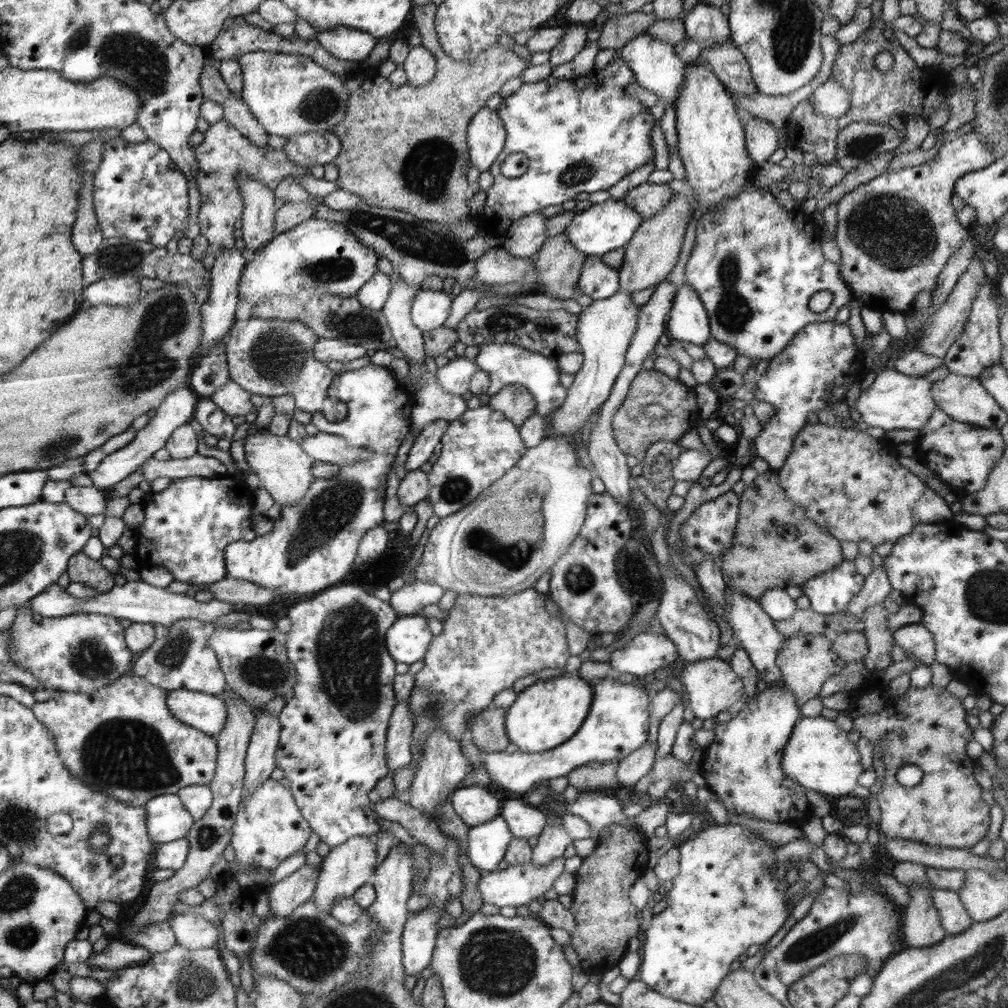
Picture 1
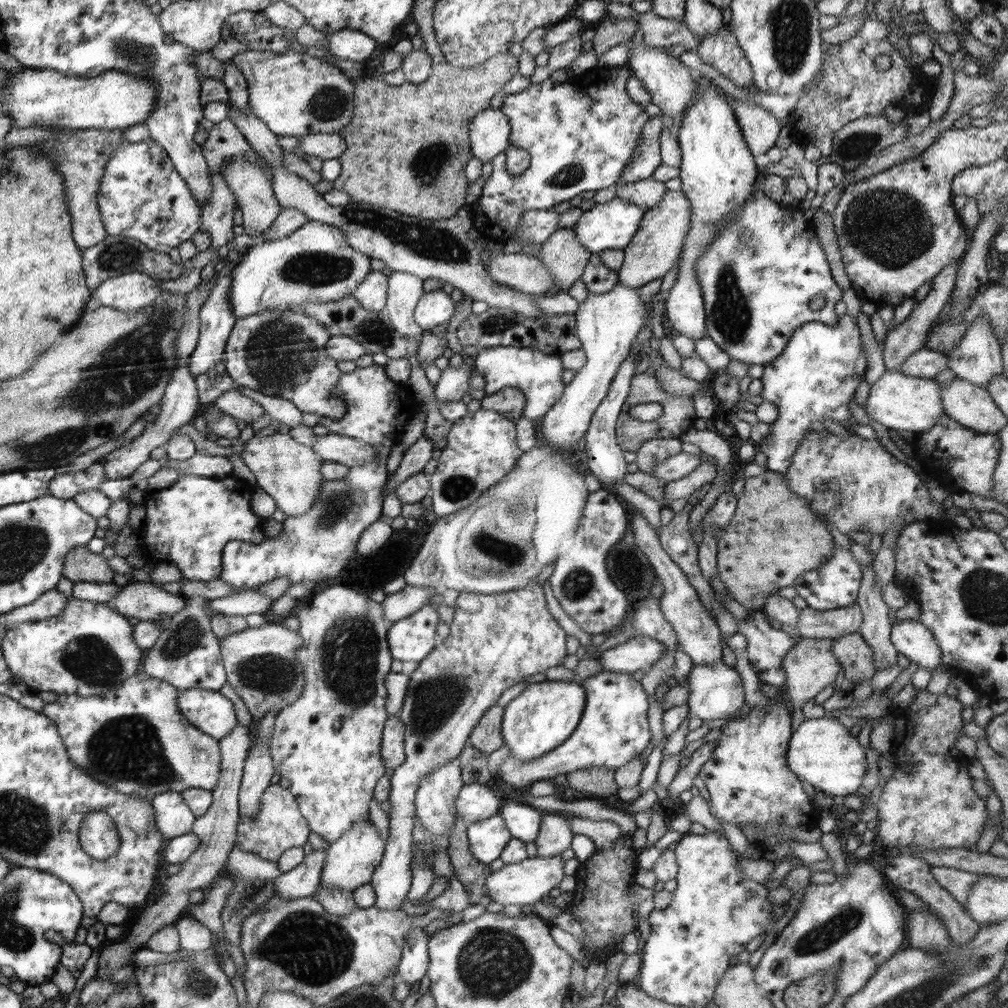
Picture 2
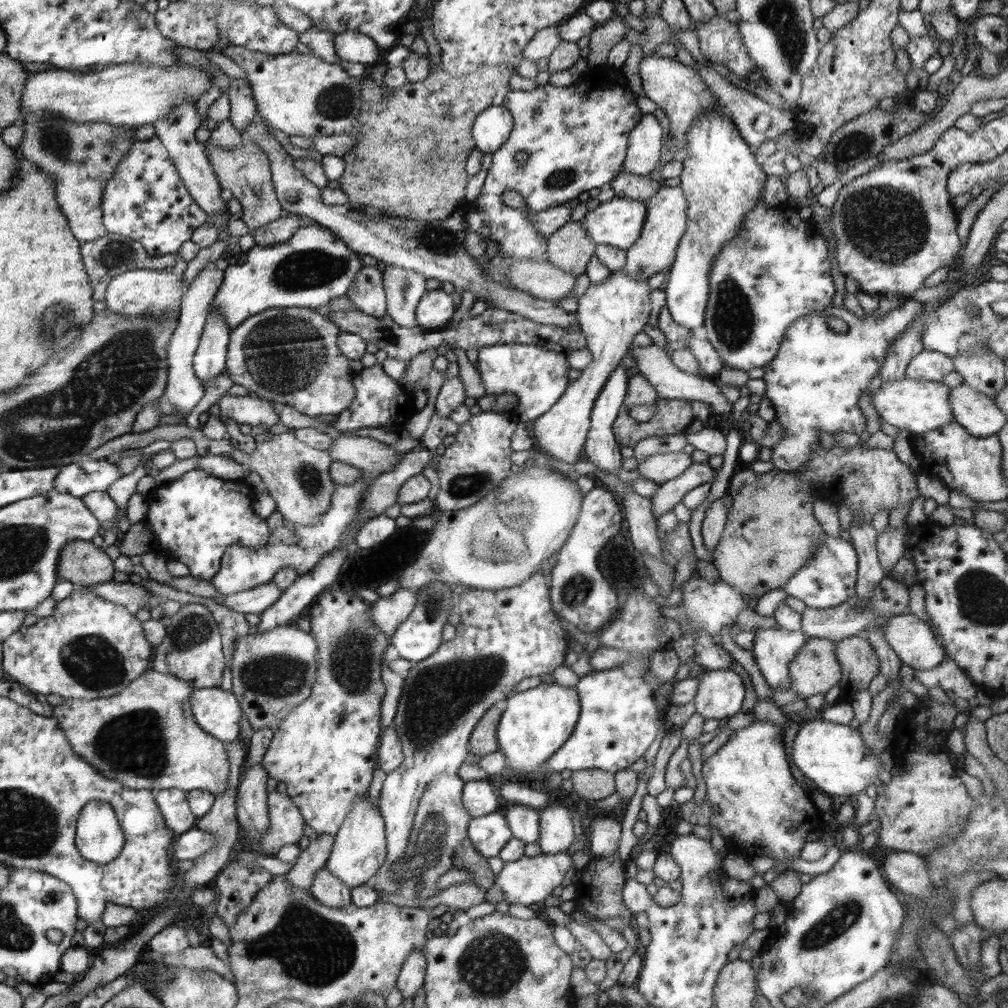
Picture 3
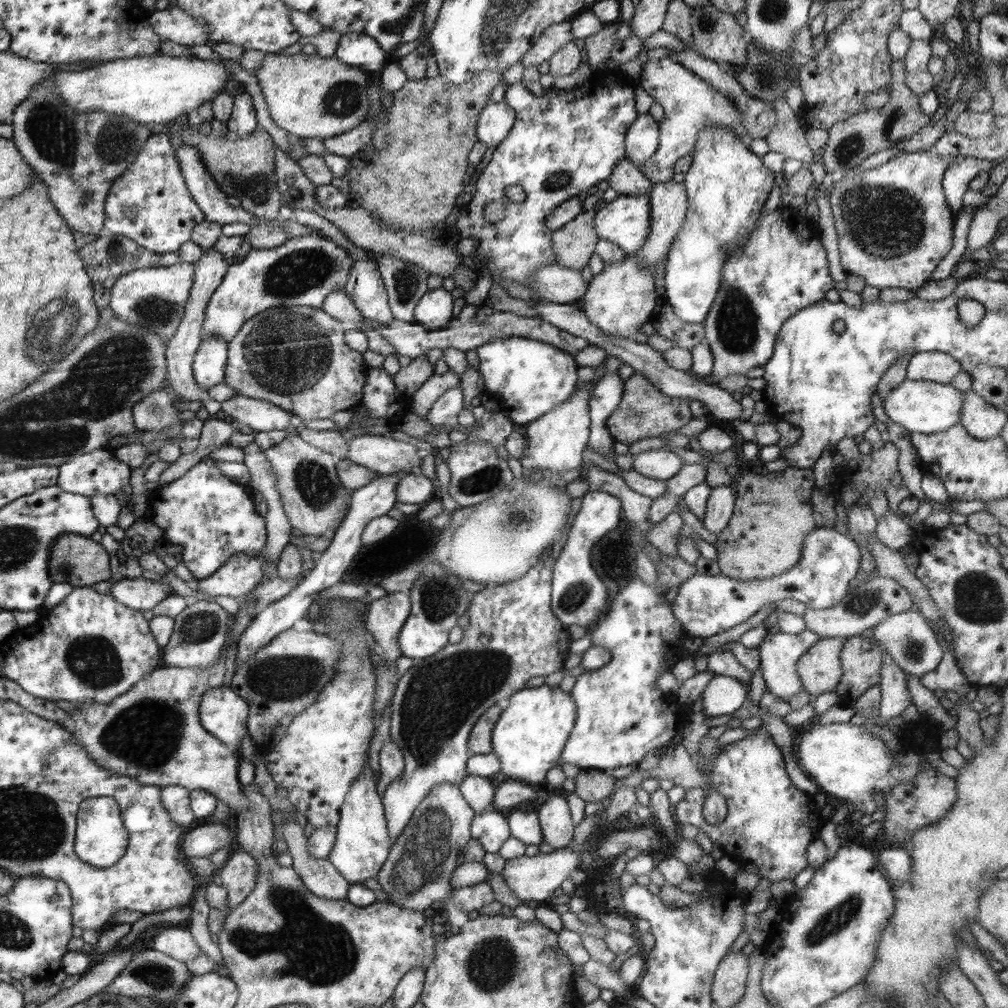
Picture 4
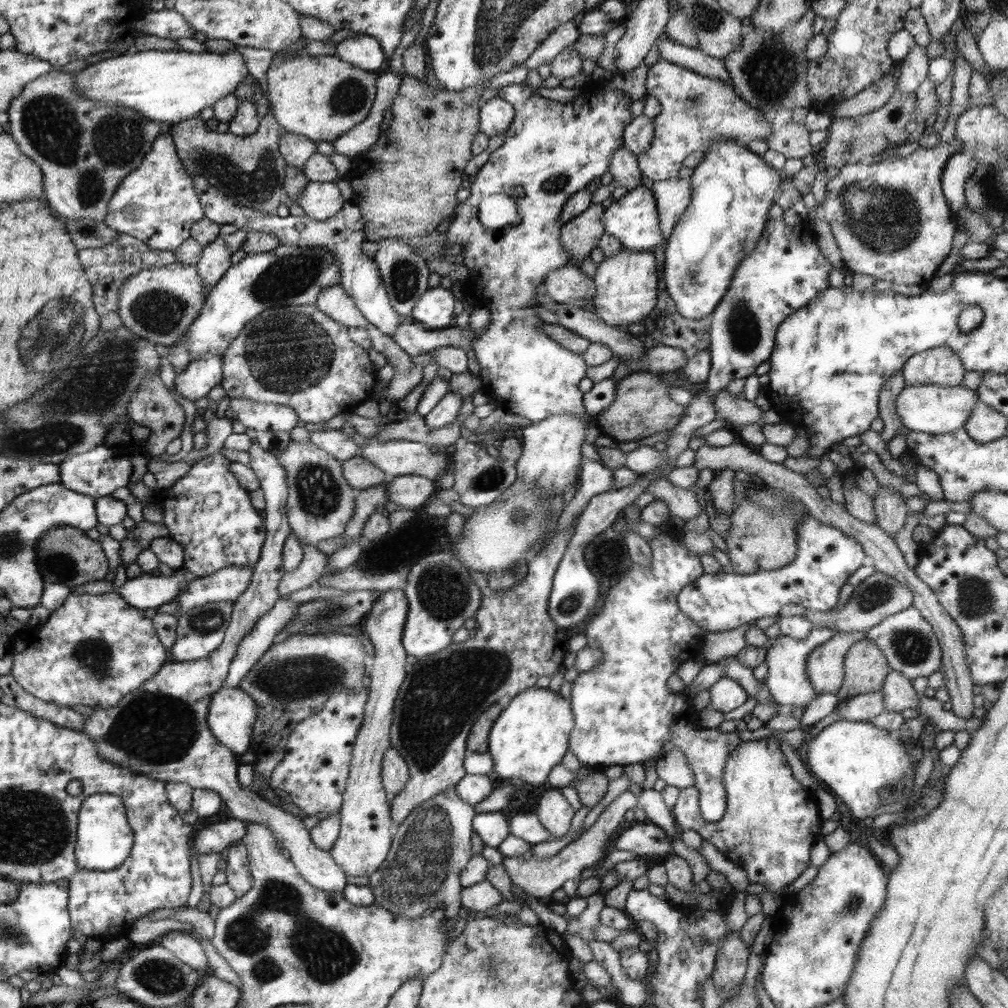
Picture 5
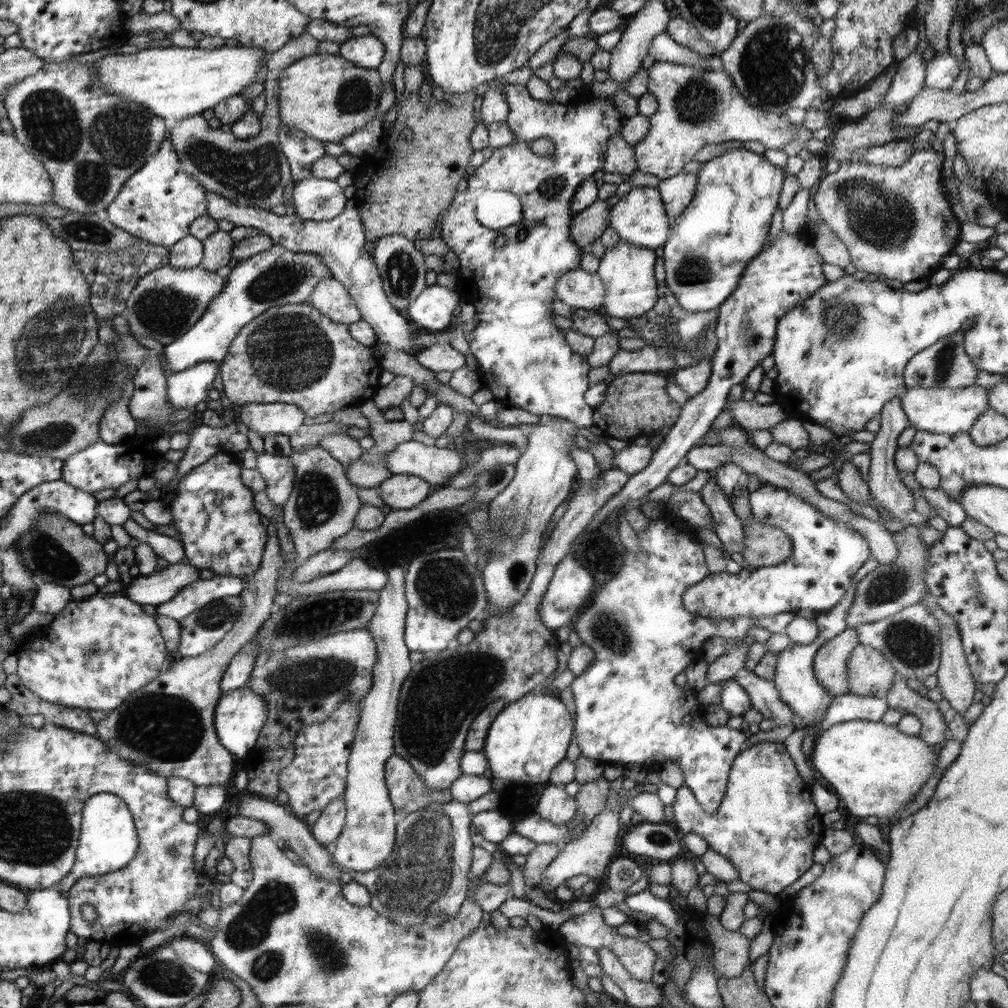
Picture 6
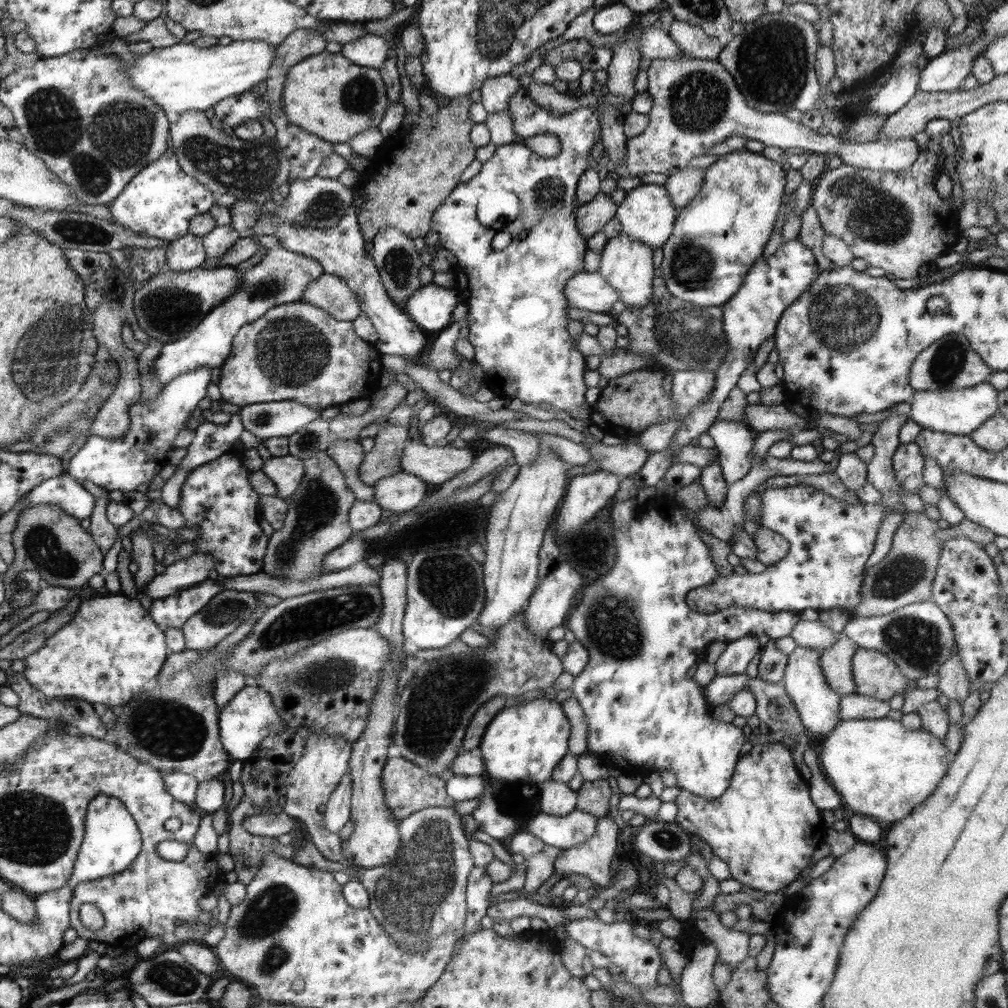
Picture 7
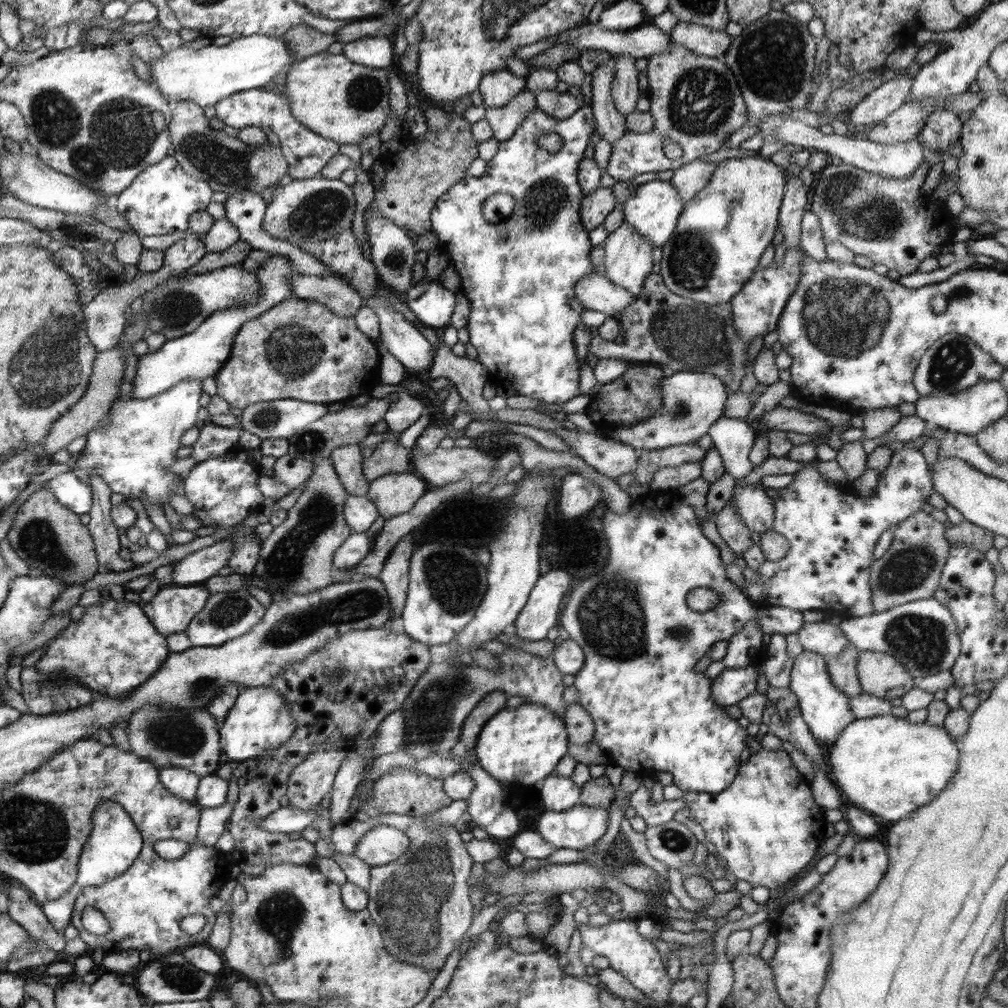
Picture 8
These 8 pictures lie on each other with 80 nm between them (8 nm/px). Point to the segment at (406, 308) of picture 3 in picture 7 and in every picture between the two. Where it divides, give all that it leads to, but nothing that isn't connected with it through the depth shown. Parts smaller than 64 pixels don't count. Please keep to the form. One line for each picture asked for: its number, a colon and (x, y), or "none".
4: (405, 282)
5: (404, 272)
6: (401, 266)
7: (398, 261)

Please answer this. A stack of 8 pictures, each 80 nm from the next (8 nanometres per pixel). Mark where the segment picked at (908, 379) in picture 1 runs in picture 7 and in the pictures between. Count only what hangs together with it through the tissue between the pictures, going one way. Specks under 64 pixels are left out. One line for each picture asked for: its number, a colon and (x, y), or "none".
2: (899, 402)
3: (918, 406)
4: (925, 407)
5: (929, 408)
6: (950, 411)
7: (960, 412)

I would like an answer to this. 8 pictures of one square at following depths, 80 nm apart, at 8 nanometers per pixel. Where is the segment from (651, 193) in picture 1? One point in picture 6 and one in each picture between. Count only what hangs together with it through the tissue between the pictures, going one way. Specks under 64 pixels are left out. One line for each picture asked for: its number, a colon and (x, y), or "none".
2: (645, 193)
3: (627, 185)
4: (627, 179)
5: (623, 165)
6: (619, 156)

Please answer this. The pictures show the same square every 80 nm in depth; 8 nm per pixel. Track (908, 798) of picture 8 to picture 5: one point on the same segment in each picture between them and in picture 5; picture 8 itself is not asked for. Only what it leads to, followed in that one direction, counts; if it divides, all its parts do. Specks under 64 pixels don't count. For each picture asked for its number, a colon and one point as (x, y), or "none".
5: (854, 759)
6: (877, 770)
7: (880, 768)

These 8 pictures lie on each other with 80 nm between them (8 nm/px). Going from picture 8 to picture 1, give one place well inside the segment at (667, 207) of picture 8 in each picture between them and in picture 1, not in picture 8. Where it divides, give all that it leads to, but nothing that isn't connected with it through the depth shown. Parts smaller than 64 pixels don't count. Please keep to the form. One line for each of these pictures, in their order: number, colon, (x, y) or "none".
1: (610, 225)
2: (611, 225)
3: (619, 222)
4: (626, 221)
5: (633, 219)
6: (640, 218)
7: (647, 214)

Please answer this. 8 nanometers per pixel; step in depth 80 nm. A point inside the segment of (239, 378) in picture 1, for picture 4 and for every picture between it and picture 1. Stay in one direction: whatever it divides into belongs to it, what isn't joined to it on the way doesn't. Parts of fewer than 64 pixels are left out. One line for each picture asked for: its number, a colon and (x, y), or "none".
2: (281, 354)
3: (285, 355)
4: (296, 357)

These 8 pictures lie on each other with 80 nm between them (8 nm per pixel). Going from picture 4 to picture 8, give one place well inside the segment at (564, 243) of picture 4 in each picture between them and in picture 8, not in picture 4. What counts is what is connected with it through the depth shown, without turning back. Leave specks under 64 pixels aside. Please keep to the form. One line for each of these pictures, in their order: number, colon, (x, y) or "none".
5: (580, 236)
6: (587, 225)
7: (591, 217)
8: (595, 206)

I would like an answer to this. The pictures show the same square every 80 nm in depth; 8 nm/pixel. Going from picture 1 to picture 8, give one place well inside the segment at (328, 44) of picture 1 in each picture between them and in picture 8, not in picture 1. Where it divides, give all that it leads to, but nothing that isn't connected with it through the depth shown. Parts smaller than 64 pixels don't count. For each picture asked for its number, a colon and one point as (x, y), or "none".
2: (347, 44)
3: (351, 46)
4: (358, 50)
5: (365, 52)
6: (368, 51)
7: (372, 51)
8: (376, 51)

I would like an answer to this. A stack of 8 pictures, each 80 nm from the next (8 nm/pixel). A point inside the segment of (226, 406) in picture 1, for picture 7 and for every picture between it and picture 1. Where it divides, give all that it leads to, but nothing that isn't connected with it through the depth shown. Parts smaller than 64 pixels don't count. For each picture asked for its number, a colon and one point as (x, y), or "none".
2: (233, 403)
3: (253, 411)
4: (261, 416)
5: (265, 417)
6: (278, 418)
7: (264, 421)

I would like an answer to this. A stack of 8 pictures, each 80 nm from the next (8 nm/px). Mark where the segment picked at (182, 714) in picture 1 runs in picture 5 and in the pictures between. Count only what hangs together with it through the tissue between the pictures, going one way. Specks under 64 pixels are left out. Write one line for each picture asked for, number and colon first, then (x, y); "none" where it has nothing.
2: (209, 710)
3: (217, 711)
4: (224, 712)
5: (233, 712)

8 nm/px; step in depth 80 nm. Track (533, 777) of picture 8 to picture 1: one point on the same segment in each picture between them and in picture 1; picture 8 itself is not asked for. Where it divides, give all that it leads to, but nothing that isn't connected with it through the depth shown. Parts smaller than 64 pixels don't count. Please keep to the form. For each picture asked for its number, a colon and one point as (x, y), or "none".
1: (547, 713)
2: (545, 714)
3: (536, 723)
4: (529, 736)
5: (531, 736)
6: (524, 743)
7: (523, 744)

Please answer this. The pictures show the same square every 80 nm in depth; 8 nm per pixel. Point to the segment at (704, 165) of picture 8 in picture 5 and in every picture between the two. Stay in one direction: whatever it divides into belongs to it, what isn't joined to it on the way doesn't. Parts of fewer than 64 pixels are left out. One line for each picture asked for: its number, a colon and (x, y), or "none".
5: (672, 196)
6: (676, 192)
7: (683, 186)

